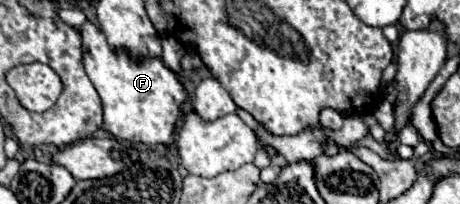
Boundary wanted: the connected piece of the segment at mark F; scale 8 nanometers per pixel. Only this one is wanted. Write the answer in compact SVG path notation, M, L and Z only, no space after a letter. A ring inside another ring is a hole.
M90 21L80 27L80 33L84 39L84 67L104 105L104 129L130 143L172 145L180 107L188 97L176 75L166 69L160 59L136 63L126 53L114 53L104 33Z

